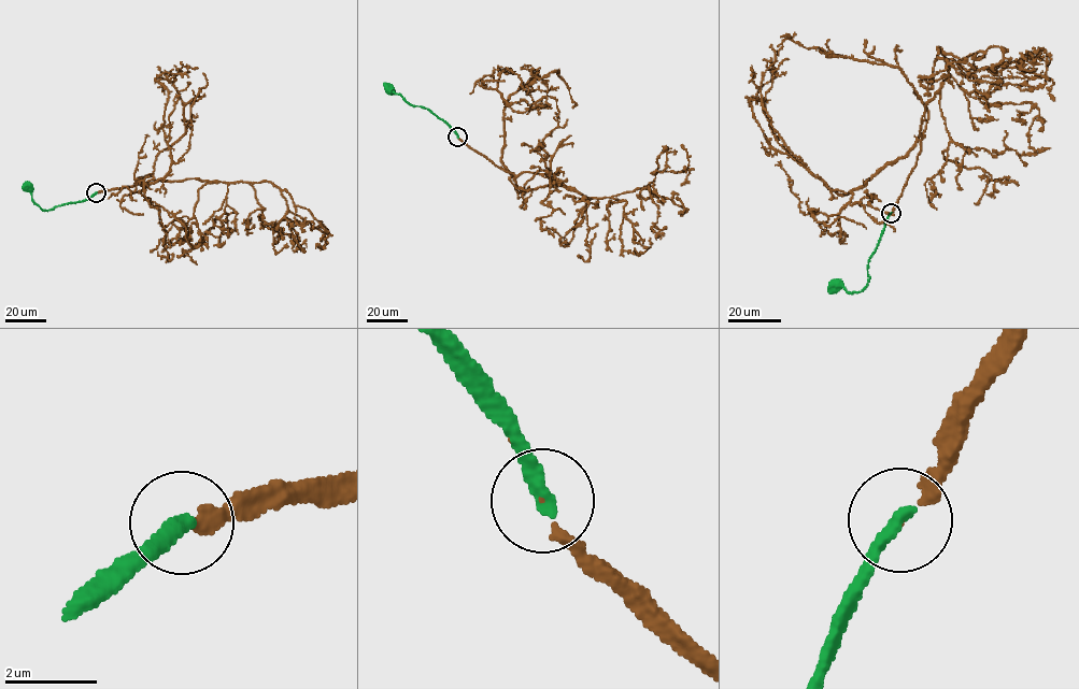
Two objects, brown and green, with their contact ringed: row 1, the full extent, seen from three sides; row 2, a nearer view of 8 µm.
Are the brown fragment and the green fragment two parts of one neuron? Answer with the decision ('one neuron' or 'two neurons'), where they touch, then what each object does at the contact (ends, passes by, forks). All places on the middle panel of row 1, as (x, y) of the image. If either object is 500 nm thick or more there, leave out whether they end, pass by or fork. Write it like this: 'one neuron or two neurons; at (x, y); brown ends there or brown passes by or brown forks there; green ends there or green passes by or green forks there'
two neurons; at (457, 137); brown ends there; green ends there

